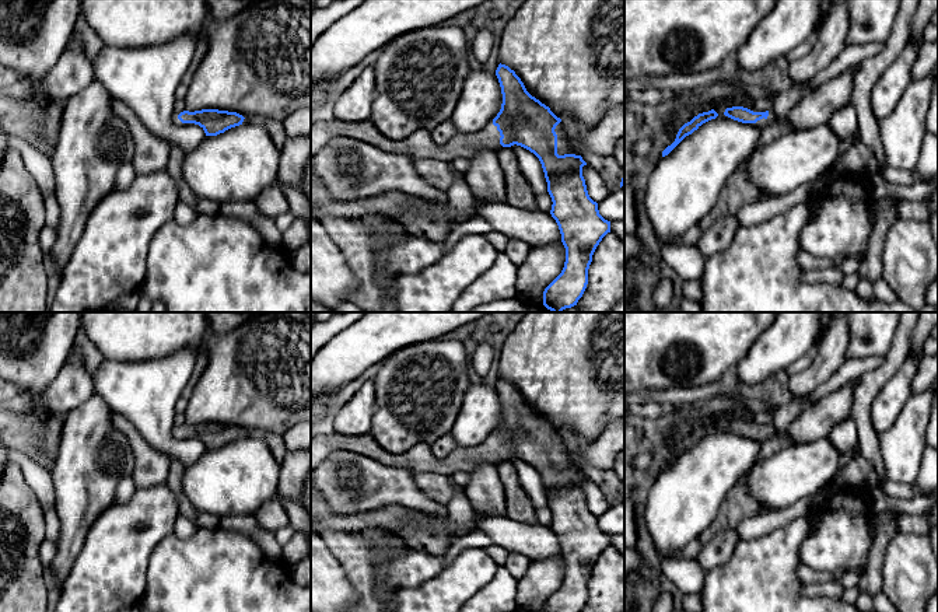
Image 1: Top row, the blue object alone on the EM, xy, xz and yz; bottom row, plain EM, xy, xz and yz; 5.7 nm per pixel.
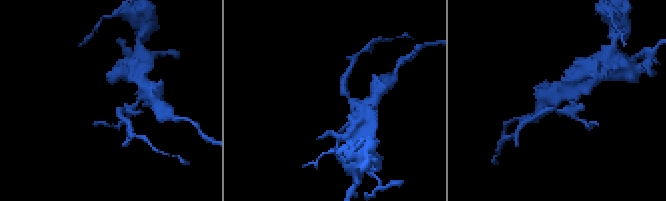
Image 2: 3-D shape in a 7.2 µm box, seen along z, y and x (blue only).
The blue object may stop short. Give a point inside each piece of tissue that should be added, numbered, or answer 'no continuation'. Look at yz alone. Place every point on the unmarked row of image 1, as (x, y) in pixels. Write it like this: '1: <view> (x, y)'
1: yz (763, 436)

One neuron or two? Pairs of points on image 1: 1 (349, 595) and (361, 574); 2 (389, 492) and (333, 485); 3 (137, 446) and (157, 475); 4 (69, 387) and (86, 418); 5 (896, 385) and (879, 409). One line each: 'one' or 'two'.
1: two
2: one
3: one
4: two
5: one

